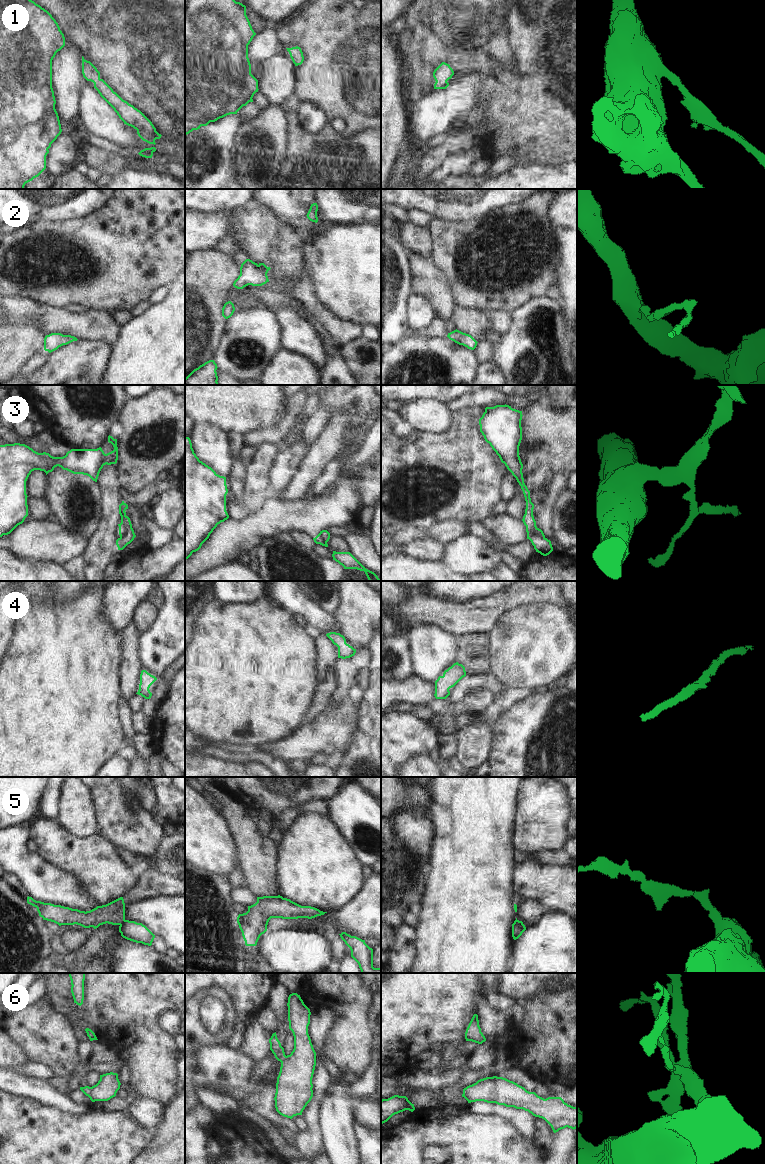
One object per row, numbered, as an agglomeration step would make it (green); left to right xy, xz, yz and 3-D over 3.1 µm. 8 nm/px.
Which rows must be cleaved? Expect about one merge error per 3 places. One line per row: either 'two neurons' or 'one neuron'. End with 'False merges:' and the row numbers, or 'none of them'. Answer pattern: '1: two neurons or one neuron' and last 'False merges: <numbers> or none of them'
1: one neuron
2: one neuron
3: two neurons
4: one neuron
5: two neurons
6: one neuron
False merges: 3, 5

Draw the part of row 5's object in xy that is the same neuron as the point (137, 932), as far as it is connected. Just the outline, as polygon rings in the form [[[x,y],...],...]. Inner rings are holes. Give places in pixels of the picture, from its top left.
[[[125,920],[119,926],[121,936],[127,940],[151,946],[155,935],[142,923]]]

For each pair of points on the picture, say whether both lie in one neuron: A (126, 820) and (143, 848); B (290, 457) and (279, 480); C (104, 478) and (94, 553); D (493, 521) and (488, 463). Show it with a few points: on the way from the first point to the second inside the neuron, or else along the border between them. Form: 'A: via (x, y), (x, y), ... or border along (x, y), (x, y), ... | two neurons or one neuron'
A: via (132, 827), (141, 836), (143, 841) | one neuron
B: via (286, 463), (280, 474) | one neuron
C: via (109, 497), (109, 521), (105, 534) | one neuron
D: border along (491, 511), (481, 522) | two neurons

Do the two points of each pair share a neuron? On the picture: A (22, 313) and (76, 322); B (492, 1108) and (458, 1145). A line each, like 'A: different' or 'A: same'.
A: same
B: different

